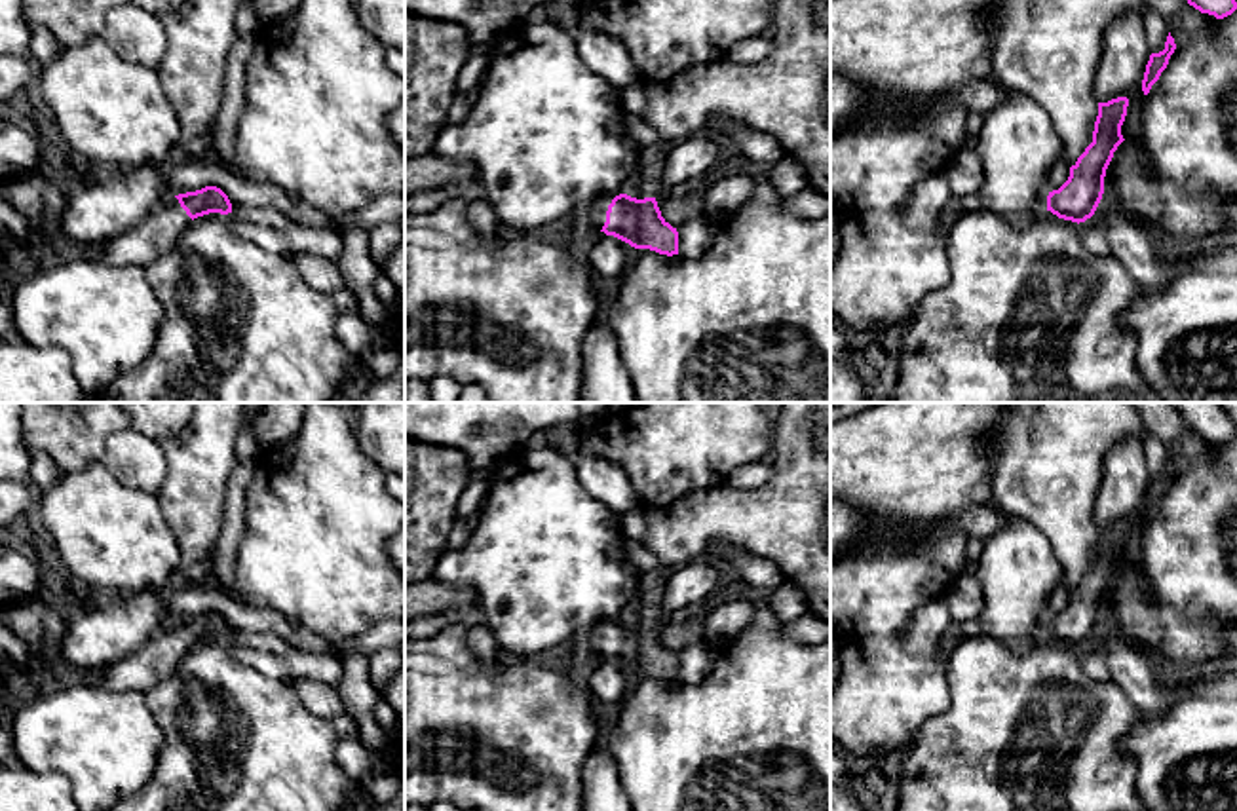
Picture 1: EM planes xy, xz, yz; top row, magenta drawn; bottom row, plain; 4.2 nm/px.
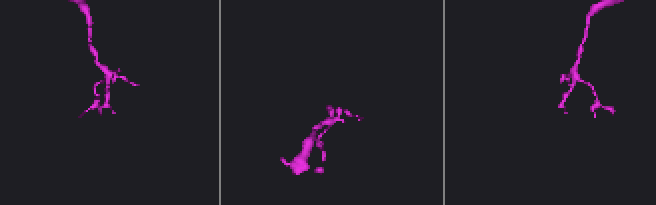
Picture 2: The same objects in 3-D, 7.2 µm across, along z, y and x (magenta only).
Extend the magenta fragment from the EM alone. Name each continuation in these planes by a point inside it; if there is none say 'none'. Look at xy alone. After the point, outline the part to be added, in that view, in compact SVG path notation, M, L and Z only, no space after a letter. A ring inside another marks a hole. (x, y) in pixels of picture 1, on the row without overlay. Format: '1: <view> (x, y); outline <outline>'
1: xy (156, 660); outline M175 623L146 642L137 653L103 669L99 686L112 691L146 693L173 674L190 648L192 644Z

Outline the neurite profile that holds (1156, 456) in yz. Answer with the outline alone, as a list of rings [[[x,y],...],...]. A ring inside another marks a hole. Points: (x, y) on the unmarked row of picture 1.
[[[1148,431],[1144,433],[1144,454],[1146,454],[1146,465],[1148,465],[1150,477],[1151,479],[1163,477],[1169,456],[1159,437]]]

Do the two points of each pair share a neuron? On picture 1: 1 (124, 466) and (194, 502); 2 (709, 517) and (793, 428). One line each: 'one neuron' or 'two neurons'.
1: two neurons
2: one neuron

